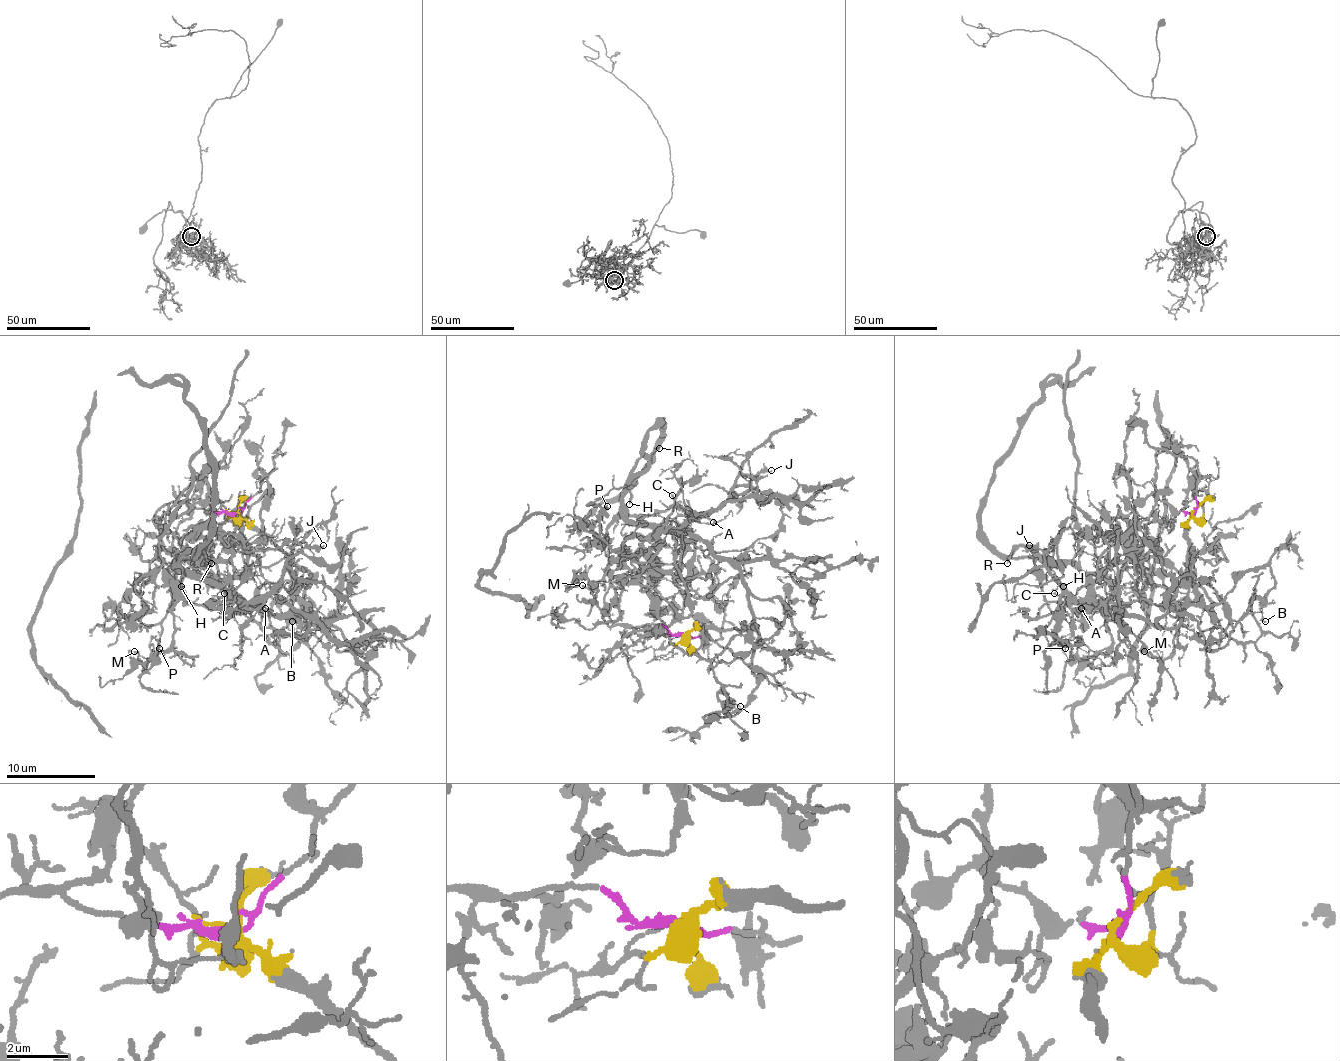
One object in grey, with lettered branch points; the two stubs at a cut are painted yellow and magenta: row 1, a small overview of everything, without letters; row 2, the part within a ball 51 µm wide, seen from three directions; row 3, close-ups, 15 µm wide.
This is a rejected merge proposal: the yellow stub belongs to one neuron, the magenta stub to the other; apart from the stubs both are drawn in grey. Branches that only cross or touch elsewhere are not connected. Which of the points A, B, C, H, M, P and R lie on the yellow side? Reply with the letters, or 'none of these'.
B, H, R

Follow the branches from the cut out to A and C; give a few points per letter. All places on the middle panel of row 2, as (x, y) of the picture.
A: (682, 635), (653, 622), (655, 588), (606, 568), (642, 561), (662, 532), (700, 516), (714, 521)
C: (682, 635), (653, 622), (655, 588), (624, 568), (606, 568), (646, 561), (658, 550), (671, 494)

